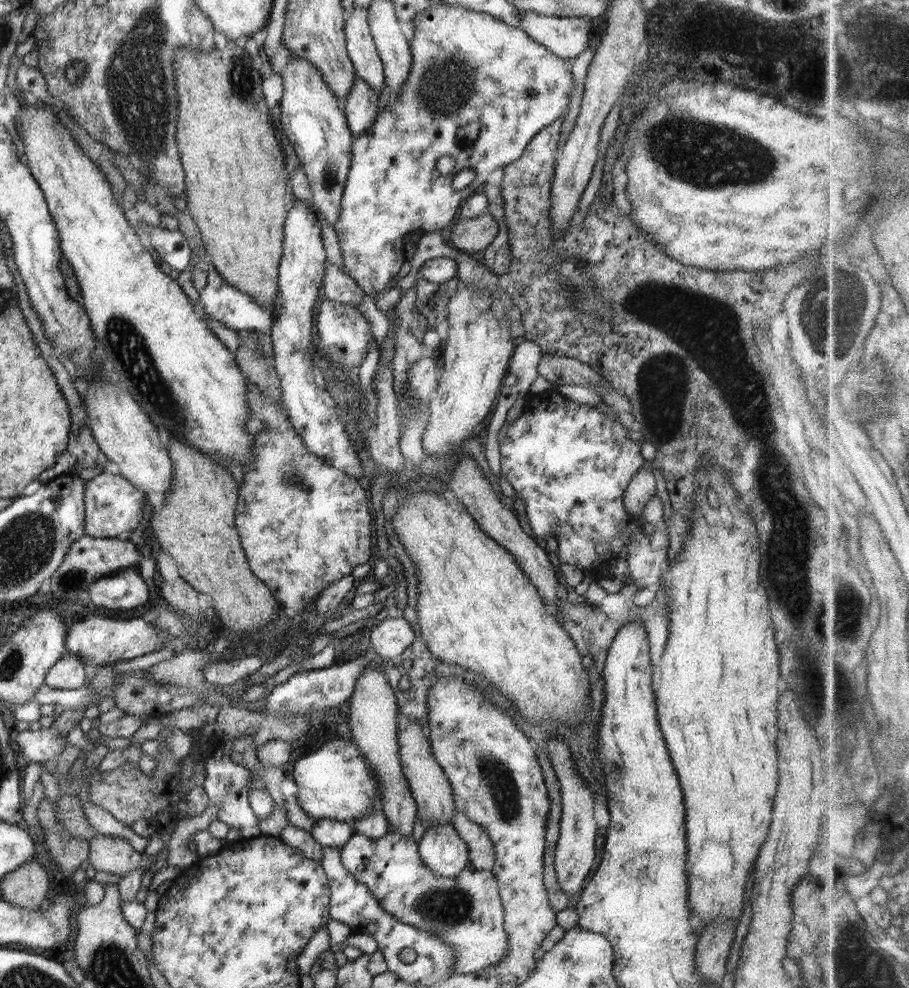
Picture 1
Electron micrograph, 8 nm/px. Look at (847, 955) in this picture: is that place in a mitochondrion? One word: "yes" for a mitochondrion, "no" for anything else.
yes

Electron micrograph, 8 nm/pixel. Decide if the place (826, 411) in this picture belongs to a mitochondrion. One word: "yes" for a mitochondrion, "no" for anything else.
no

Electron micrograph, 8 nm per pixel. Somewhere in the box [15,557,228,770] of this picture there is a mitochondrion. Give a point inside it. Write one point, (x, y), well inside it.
(68, 579)

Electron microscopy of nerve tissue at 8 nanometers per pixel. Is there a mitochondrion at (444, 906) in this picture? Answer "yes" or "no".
yes

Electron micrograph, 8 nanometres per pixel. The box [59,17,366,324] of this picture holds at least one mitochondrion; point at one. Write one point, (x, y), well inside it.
(240, 77)

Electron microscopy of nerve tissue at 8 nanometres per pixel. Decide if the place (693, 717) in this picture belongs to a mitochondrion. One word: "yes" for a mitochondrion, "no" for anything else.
yes

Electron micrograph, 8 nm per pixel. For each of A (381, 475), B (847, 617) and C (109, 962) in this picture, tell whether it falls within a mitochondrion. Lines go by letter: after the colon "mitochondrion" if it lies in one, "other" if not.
A: other
B: mitochondrion
C: mitochondrion

